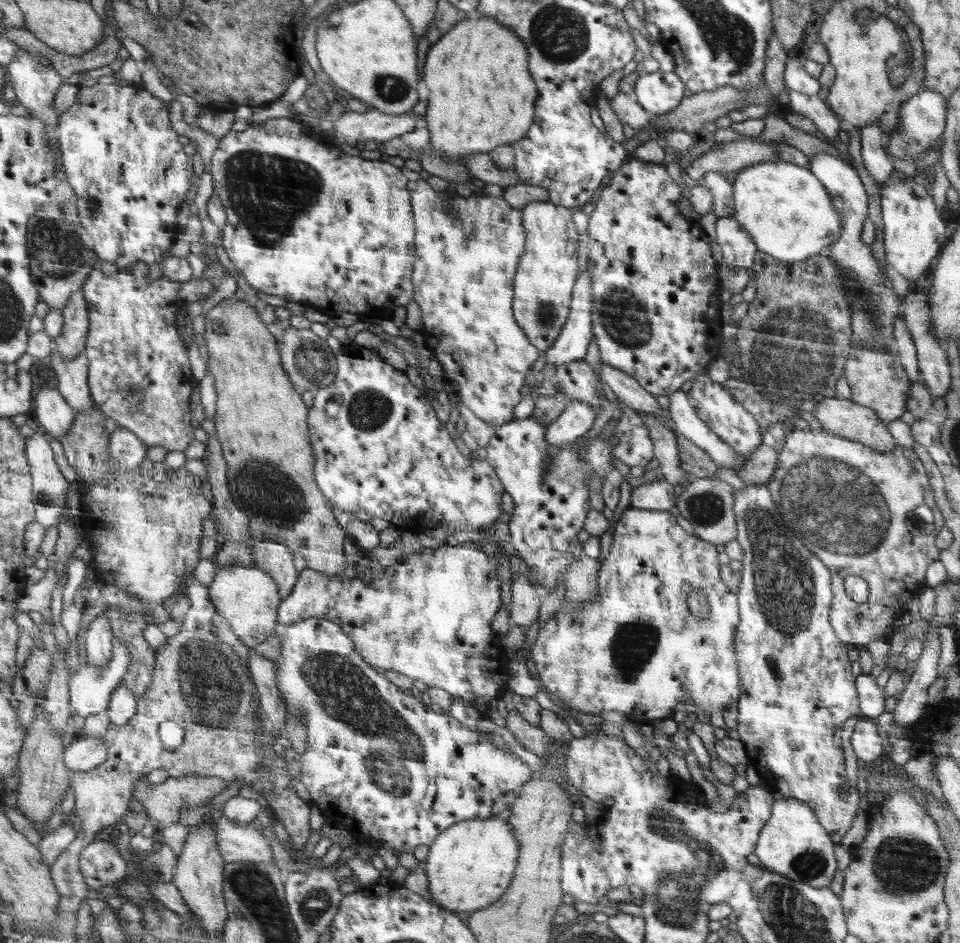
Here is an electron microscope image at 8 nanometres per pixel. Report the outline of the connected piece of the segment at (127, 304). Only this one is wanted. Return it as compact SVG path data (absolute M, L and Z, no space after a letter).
M98 256L98 265L94 267L94 271L88 277L86 283L84 283L83 290L86 294L86 300L88 300L88 306L90 306L90 318L92 322L92 328L89 334L89 341L87 345L87 356L90 358L90 384L93 392L94 400L97 407L103 410L103 412L113 418L118 426L128 428L136 434L152 448L152 446L165 446L169 452L186 452L190 448L190 444L197 441L196 433L198 429L194 427L194 410L192 410L192 394L194 394L194 388L197 387L199 382L194 377L194 370L192 370L192 362L190 362L190 350L184 343L184 338L180 335L180 328L178 328L178 316L180 316L180 310L183 305L188 305L189 302L182 299L181 290L182 283L174 281L168 277L161 277L160 279L153 281L150 280L150 263L144 261L136 263L132 269L122 269L118 275L108 275L102 271L101 262L102 258Z

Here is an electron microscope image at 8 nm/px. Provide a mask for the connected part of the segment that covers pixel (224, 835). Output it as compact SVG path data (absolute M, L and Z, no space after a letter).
M222 815L215 827L218 847L228 863L258 862L273 864L272 849L258 824L235 824L228 816Z

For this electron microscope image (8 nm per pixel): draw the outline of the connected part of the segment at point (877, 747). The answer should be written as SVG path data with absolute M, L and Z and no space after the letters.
M865 717L859 718L851 736L851 742L856 756L868 765L876 765L876 758L880 758L880 754L884 752L882 738L876 726L868 722L868 718Z

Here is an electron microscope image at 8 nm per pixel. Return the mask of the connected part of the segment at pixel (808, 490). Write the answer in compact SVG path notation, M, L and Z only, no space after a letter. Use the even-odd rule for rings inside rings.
M814 426L810 430L788 429L783 446L782 452L778 455L777 467L774 469L774 474L770 481L766 483L766 486L768 486L770 492L773 494L773 500L780 507L783 523L790 527L790 532L797 534L798 540L807 546L832 574L831 588L833 600L829 617L832 619L834 632L844 644L859 645L860 648L865 648L866 644L870 644L874 640L891 637L897 621L908 613L906 609L908 600L919 596L927 588L927 584L924 584L926 568L934 560L939 560L941 554L941 550L937 548L936 544L936 530L941 523L941 513L937 510L934 493L932 493L932 481L925 471L924 462L913 448L905 448L898 445L898 448L895 448L893 451L880 452L877 449L870 448L869 445L865 445L861 441L848 440L846 437L825 431L818 426ZM848 576L860 576L868 582L870 596L868 596L867 602L856 603L846 595L844 582Z

